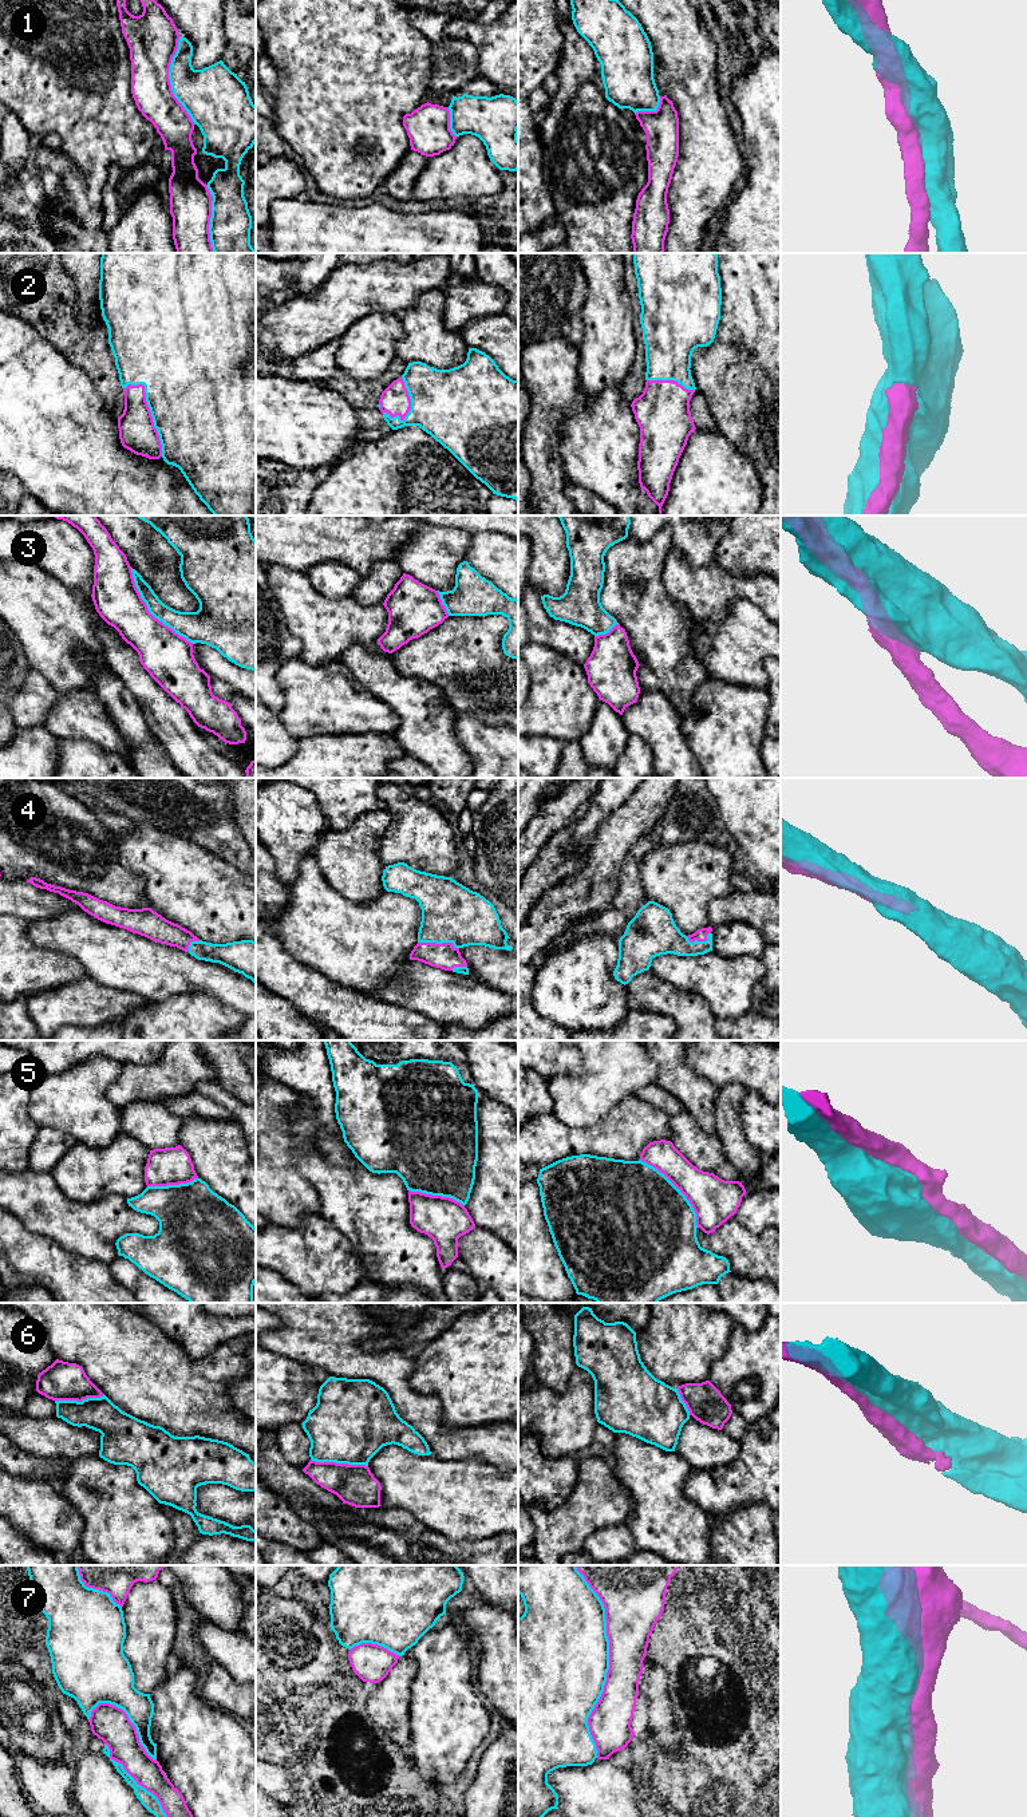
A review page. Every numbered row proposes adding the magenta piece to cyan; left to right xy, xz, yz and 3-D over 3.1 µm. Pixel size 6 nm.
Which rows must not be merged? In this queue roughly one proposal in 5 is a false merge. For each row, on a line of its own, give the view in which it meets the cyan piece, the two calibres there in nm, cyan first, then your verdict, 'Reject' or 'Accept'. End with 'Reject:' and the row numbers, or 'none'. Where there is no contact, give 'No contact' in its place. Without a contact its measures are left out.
1: Touches cyan in xy. Thickness 340 nm (cyan) against 280 nm. Accept
2: Touches cyan in xy. Thickness 500 nm (cyan) against 220 nm. Accept
3: Touches cyan in xy. Thickness 160 nm (cyan) against 280 nm. Reject
4: Touches cyan in xz. Thickness 360 nm (cyan) against 160 nm. Accept
5: Touches cyan in yz. Thickness 500 nm (cyan) against 280 nm. Accept
6: Touches cyan in xz. Thickness 480 nm (cyan) against 240 nm. Accept
7: Touches cyan in yz. Thickness 500 nm (cyan) against 280 nm. Accept
Reject: 3

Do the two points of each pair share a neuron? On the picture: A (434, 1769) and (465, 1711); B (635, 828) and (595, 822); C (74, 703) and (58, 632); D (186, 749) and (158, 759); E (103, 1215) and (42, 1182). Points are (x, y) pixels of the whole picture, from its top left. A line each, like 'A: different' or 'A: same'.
A: same
B: different
C: same
D: different
E: same

